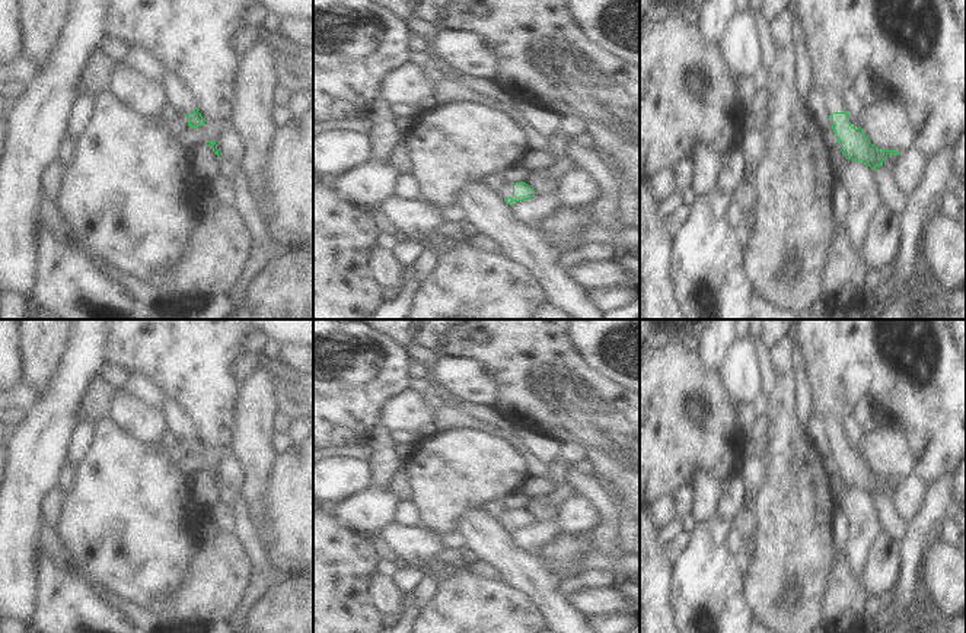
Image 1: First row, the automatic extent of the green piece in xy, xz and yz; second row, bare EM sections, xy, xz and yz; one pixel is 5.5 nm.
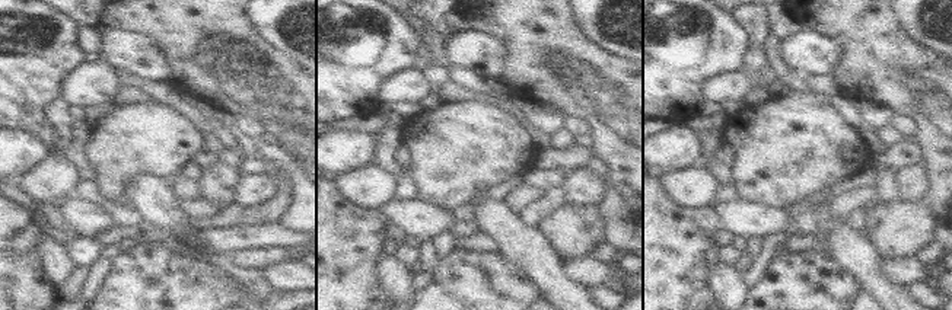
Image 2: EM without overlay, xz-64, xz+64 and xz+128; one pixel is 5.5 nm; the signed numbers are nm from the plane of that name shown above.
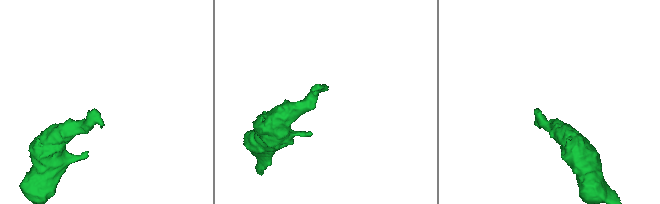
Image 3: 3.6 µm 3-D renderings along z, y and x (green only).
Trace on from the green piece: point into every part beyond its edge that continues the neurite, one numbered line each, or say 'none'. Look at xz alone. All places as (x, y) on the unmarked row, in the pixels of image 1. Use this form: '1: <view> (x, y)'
1: xz (504, 517)

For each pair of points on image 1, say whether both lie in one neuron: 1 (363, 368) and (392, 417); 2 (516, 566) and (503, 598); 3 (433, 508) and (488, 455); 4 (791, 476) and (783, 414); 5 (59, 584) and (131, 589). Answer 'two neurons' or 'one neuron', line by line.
1: two neurons
2: two neurons
3: one neuron
4: one neuron
5: two neurons

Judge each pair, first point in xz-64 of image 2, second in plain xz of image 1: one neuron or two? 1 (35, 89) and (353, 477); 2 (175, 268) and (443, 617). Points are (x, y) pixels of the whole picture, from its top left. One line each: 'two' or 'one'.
1: two
2: one

